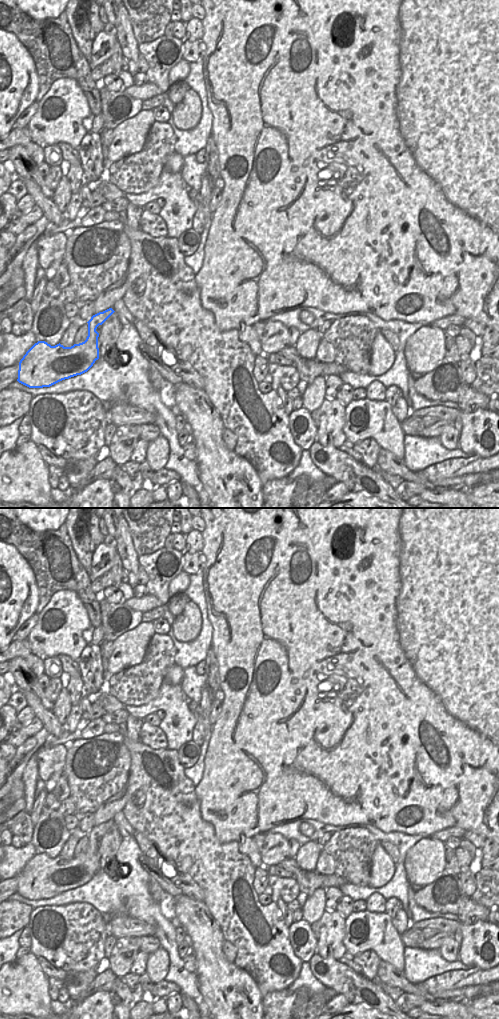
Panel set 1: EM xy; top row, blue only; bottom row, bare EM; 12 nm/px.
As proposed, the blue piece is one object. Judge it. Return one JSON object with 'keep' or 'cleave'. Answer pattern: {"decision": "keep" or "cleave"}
{"decision": "keep"}

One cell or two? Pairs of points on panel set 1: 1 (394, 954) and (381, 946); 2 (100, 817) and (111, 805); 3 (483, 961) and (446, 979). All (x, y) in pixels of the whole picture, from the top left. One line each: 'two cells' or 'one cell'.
1: one cell
2: one cell
3: two cells

